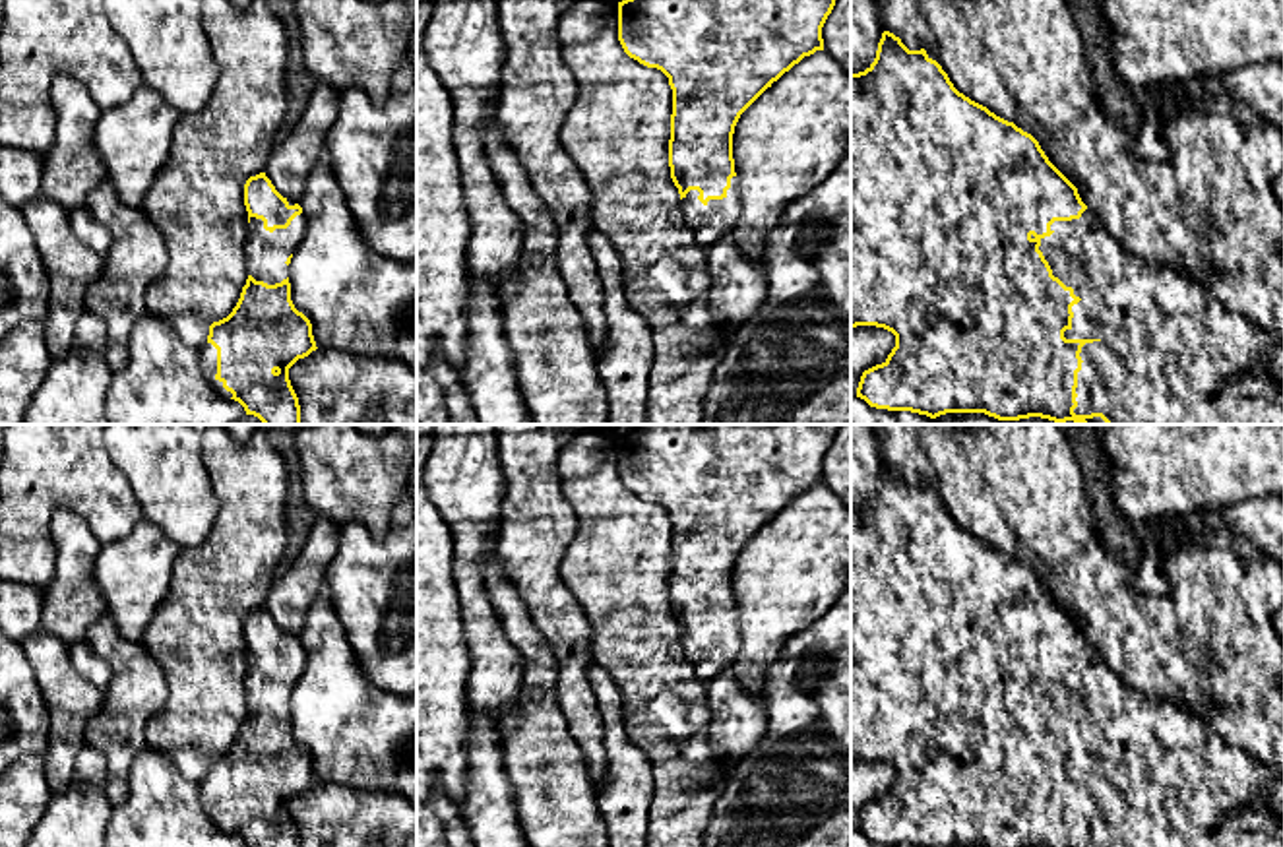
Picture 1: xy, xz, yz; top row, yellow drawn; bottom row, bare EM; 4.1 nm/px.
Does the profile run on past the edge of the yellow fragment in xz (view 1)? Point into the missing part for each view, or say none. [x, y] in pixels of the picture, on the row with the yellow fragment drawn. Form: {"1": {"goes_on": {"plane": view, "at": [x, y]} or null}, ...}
{"1": {"goes_on": {"plane": "xz", "at": [708, 223]}}}

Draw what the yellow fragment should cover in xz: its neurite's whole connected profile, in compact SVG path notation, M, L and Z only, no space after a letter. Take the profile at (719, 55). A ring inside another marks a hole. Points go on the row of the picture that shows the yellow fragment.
M622 0L624 52L669 78L673 89L669 167L698 246L733 233L742 202L733 134L740 114L804 56L824 50L822 27L835 0Z

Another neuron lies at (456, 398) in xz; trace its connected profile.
M442 355L436 357L430 374L444 390L444 405L452 417L452 423L481 424L459 372L448 366Z

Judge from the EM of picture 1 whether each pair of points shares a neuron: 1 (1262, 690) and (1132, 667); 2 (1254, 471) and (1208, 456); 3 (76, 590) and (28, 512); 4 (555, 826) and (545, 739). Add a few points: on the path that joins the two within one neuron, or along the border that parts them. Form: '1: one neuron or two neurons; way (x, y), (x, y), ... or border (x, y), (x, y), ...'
1: one neuron; way (1229, 658), (1208, 636), (1165, 636)
2: one neuron; way (1243, 460), (1239, 456), (1220, 456)
3: two neurons; border (49, 524), (55, 576), (43, 590)
4: one neuron; way (555, 805), (551, 760)

